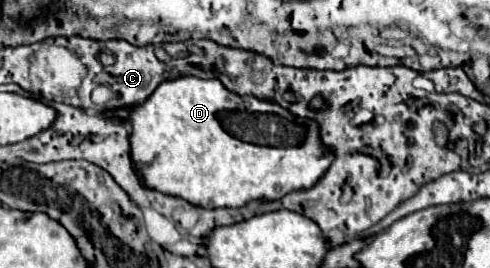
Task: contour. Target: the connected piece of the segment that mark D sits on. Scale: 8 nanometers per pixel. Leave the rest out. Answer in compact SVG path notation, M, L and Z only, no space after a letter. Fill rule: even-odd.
M182 76L176 80L166 80L162 82L156 92L142 104L136 106L130 114L130 124L132 124L132 132L130 132L130 152L132 152L132 162L134 168L142 180L144 186L160 190L164 194L170 196L180 196L184 200L188 200L194 206L200 208L242 208L252 200L264 200L264 202L272 202L272 200L280 200L282 196L286 196L292 190L308 190L312 188L328 170L328 166L332 164L334 154L326 152L326 144L320 140L320 132L318 132L318 124L316 122L306 122L306 118L296 118L290 110L284 110L282 106L276 106L276 102L268 102L268 100L258 100L256 96L238 96L232 94L218 78L194 78L194 76Z

